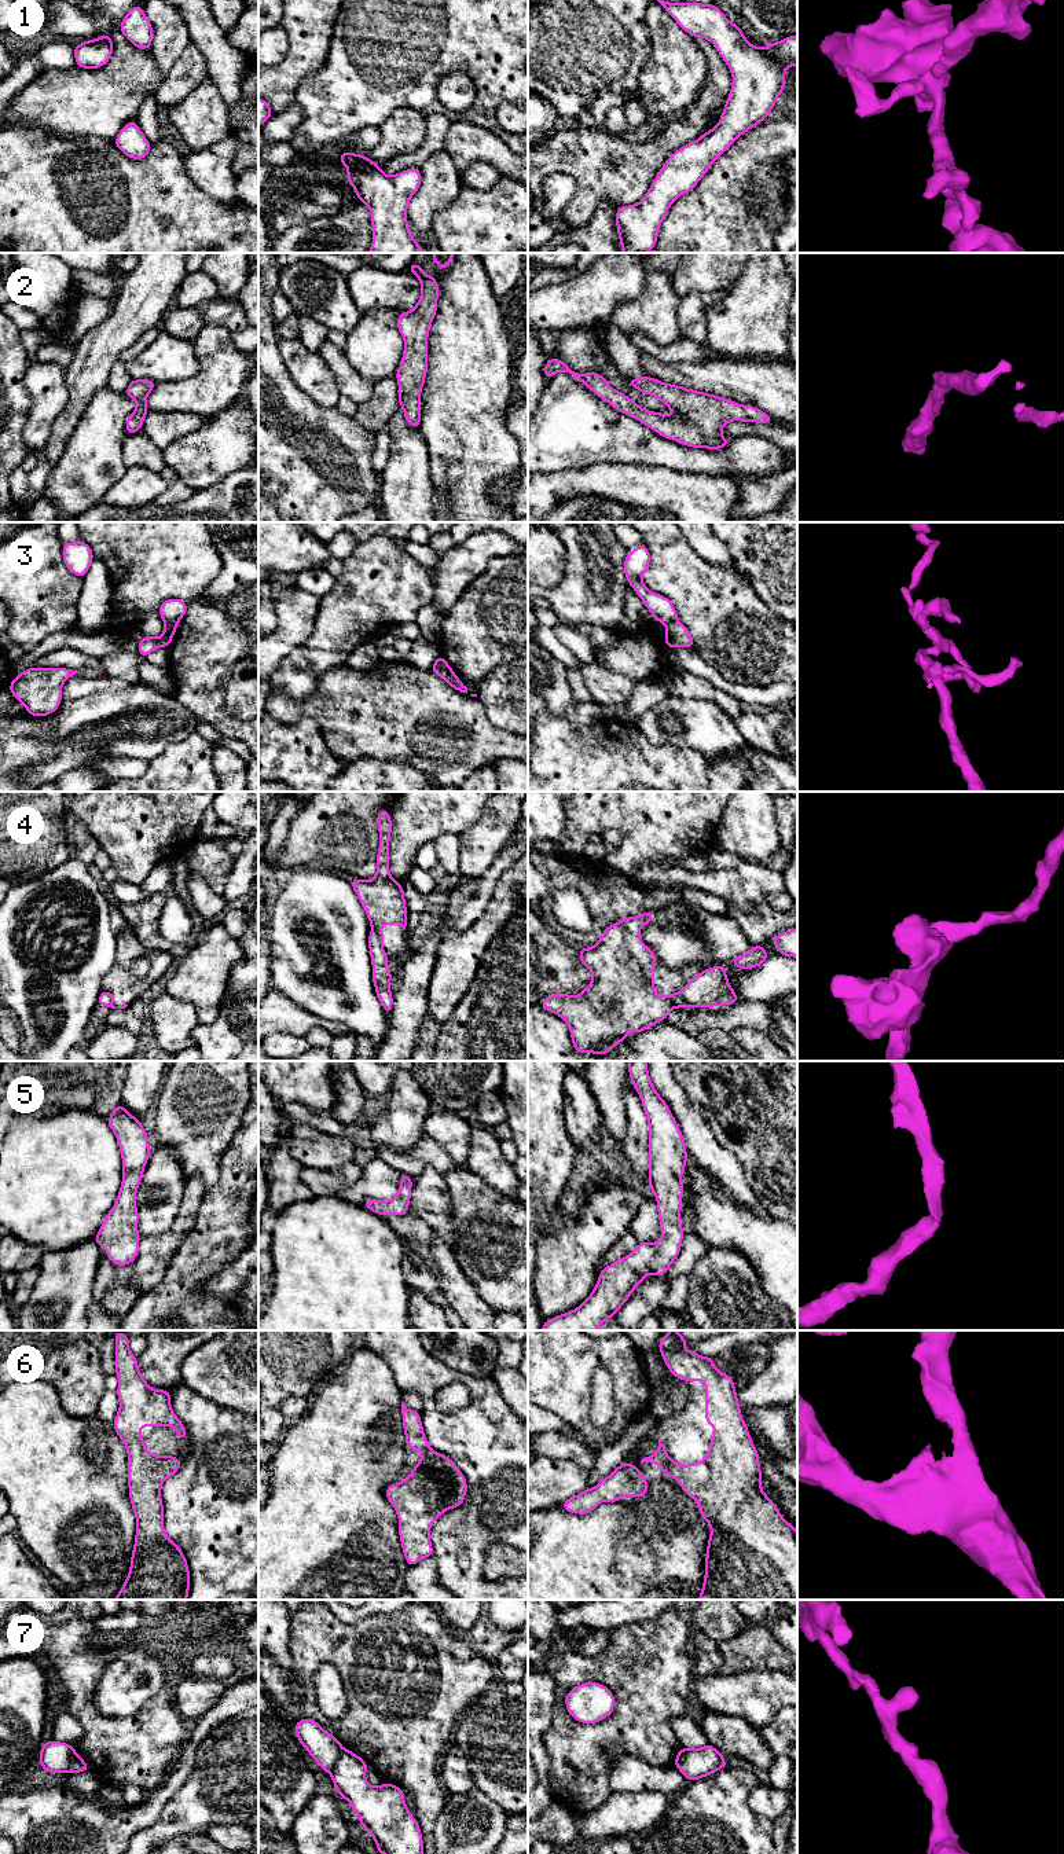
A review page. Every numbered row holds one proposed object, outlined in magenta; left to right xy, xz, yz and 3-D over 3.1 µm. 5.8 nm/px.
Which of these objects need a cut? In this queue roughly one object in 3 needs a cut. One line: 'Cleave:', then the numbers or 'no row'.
Cleave: 3, 4, 7

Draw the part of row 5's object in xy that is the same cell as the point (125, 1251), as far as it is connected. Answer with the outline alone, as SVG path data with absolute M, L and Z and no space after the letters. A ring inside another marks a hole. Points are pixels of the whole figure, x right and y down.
M122 1102L107 1117L107 1123L120 1145L124 1175L115 1204L93 1240L107 1252L113 1264L126 1266L139 1253L136 1192L151 1150L142 1121L129 1115Z

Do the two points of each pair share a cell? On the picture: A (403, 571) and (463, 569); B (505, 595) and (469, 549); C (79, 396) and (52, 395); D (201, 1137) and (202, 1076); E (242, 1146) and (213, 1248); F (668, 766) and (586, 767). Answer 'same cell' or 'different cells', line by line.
A: different cells
B: different cells
C: different cells
D: same cell
E: same cell
F: same cell

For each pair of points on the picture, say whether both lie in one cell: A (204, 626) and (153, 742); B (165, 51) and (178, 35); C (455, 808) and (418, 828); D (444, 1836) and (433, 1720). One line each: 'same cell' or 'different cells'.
A: different cells
B: same cell
C: same cell
D: different cells

